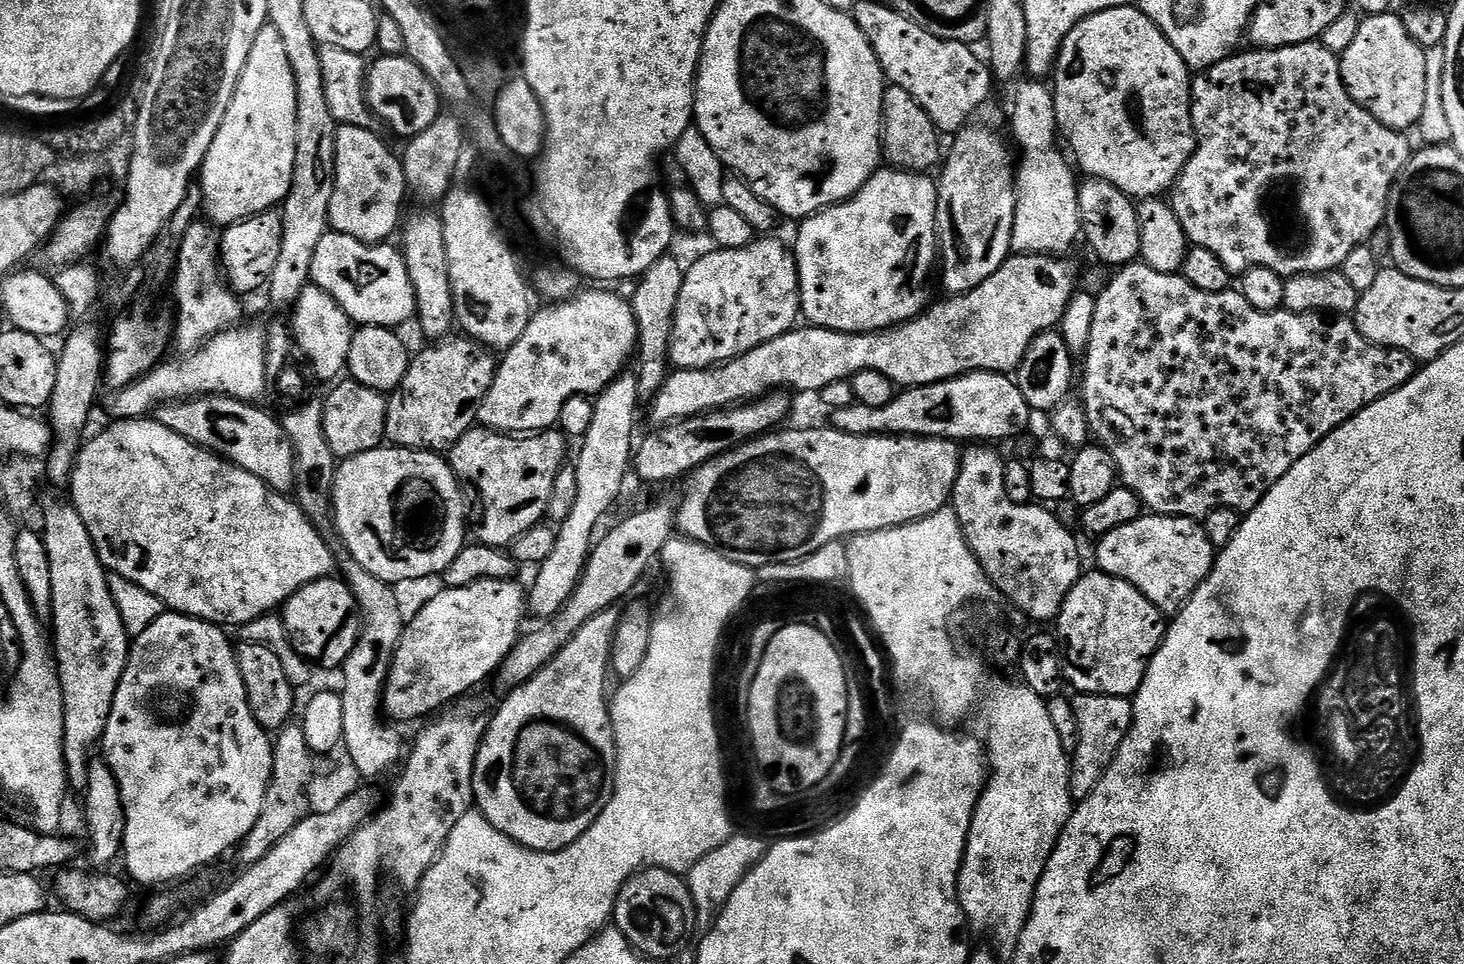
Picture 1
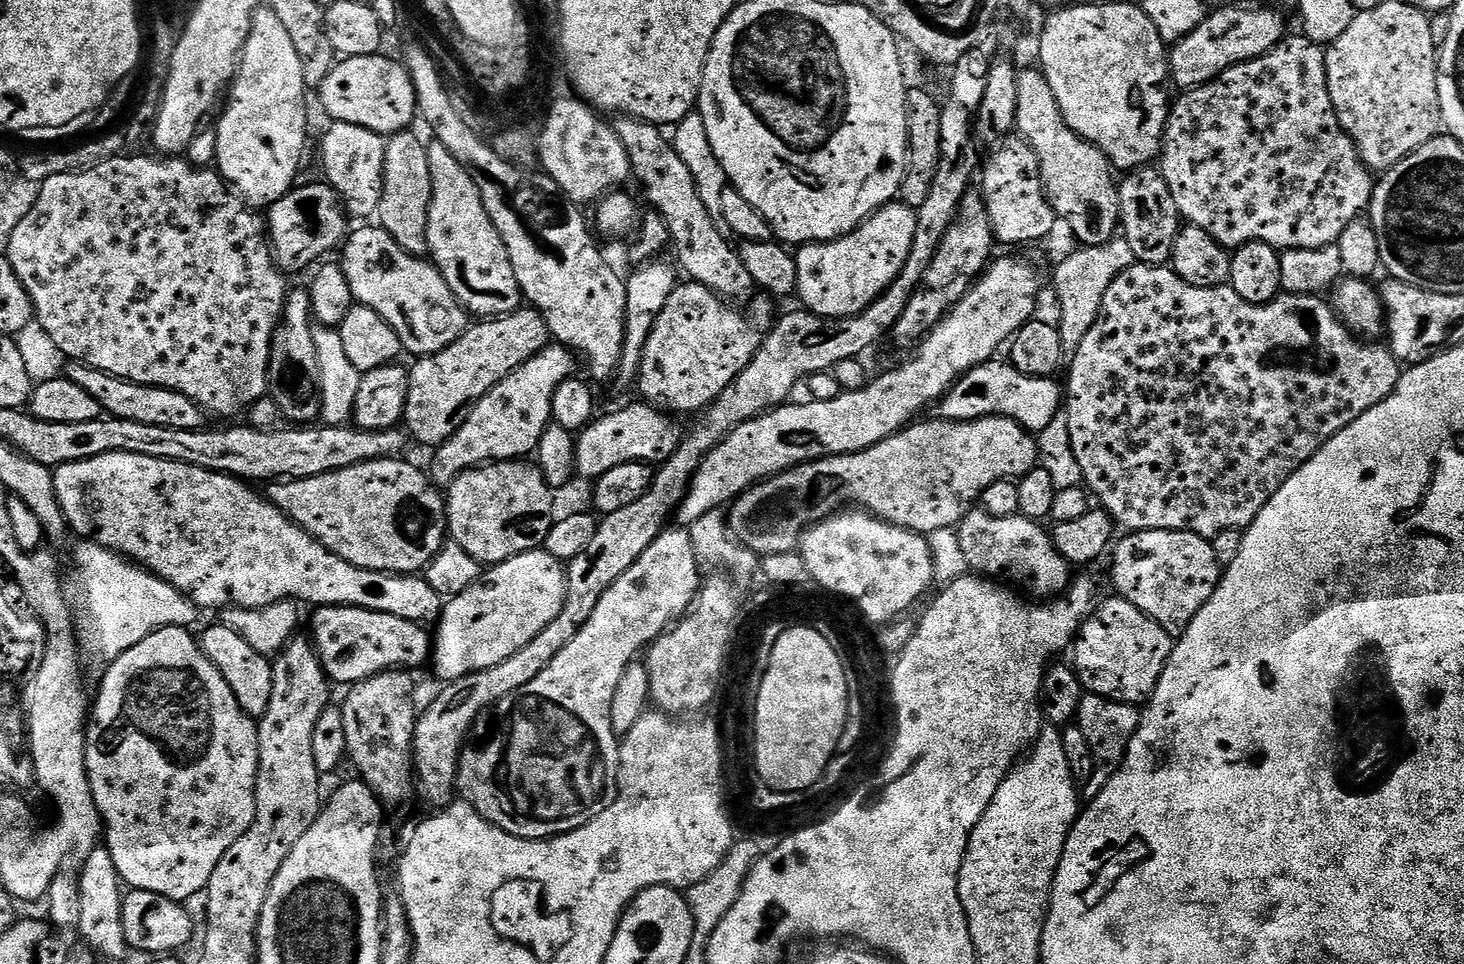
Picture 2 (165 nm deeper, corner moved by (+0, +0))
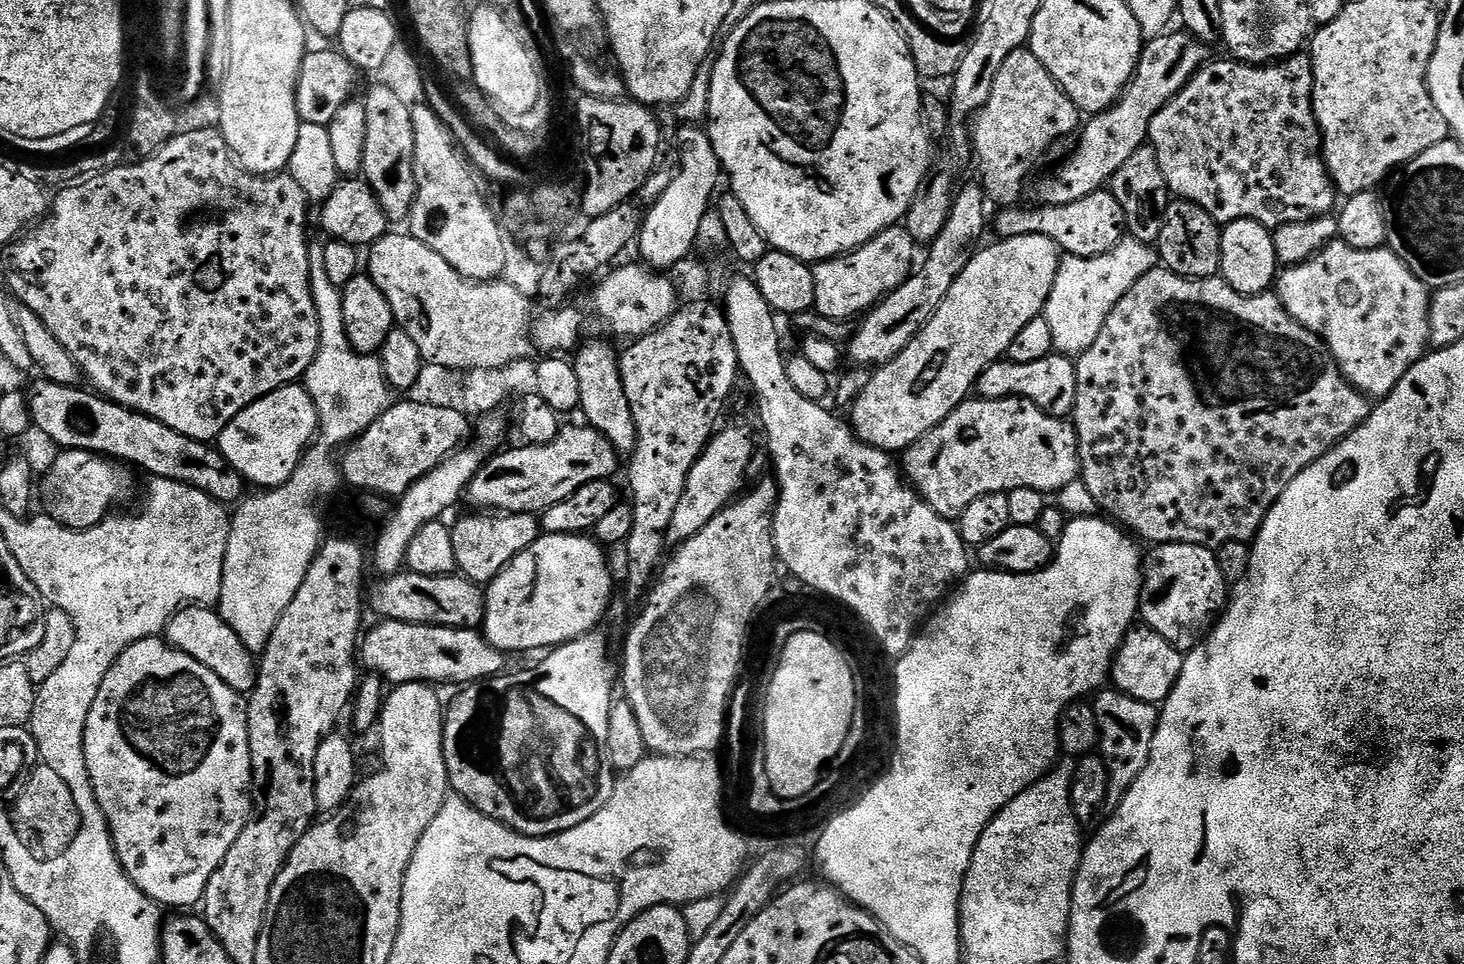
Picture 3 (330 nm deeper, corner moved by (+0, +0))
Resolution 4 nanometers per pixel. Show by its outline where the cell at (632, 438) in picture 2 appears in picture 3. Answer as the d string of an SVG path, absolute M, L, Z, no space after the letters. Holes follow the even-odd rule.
M565 423L554 442L524 444L509 452L497 451L485 460L478 474L474 474L466 489L466 500L476 507L473 509L487 510L492 514L543 514L550 506L562 502L562 498L570 498L578 486L615 477L618 453L614 446L610 446L598 430L580 424Z

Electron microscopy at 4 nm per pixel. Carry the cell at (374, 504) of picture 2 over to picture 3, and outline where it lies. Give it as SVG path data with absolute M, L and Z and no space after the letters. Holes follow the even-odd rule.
M43 378L36 380L26 392L32 422L35 429L58 444L59 449L73 448L124 466L133 464L149 472L149 477L189 484L225 506L235 505L245 495L246 481L226 462L219 447L209 441L186 438L186 434L178 434L178 430L170 430L170 426L132 408L115 404L87 387L62 386Z

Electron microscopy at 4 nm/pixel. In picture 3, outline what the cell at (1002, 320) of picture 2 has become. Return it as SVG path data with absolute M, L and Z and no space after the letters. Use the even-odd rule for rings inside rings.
M1010 236L1000 238L992 244L981 247L976 255L972 257L972 261L966 266L966 270L962 270L962 274L958 274L958 278L954 282L954 286L950 286L950 294L946 294L946 298L942 302L942 306L938 306L938 310L930 318L930 322L926 325L918 335L906 346L906 350L902 350L889 364L881 364L869 375L866 390L862 390L860 397L853 402L850 415L850 427L856 433L856 437L862 442L866 442L870 446L882 449L883 452L889 454L903 453L914 442L921 440L926 433L934 430L944 419L946 419L956 407L969 399L970 393L975 389L976 380L991 364L997 360L1007 357L1010 342L1014 342L1014 337L1018 335L1018 330L1022 330L1022 326L1026 326L1026 322L1030 322L1036 316L1041 315L1044 310L1044 303L1050 298L1050 290L1054 286L1054 278L1060 269L1060 261L1062 253L1060 247L1050 238L1042 238L1041 236Z

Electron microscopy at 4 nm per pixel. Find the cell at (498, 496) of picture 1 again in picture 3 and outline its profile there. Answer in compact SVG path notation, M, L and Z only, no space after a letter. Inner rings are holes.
M531 512L472 514L451 525L456 567L472 583L487 586L522 550L542 535L540 521Z

